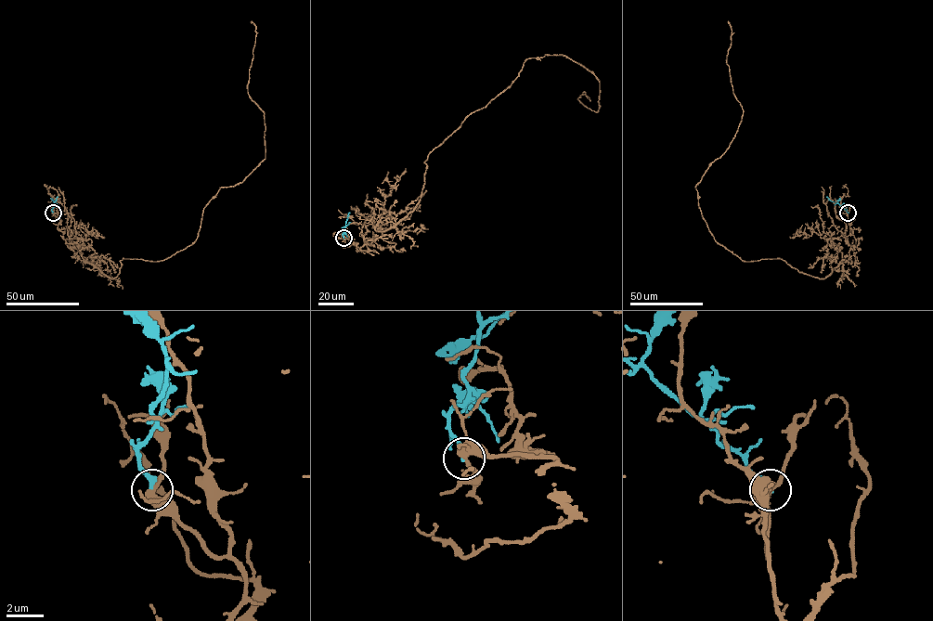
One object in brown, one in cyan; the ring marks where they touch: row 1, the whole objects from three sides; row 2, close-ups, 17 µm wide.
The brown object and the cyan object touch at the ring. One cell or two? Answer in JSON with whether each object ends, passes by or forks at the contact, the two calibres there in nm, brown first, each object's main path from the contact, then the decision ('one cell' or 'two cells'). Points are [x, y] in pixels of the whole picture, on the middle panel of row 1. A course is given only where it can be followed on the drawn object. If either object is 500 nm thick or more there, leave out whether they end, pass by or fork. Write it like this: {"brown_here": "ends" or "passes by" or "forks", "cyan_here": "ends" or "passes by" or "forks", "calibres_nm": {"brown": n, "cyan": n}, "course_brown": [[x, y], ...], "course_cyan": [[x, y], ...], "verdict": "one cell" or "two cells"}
{"brown_here": "passes by", "cyan_here": "ends", "calibres_nm": {"brown": 380, "cyan": 220}, "course_brown": [[343, 238], [361, 247], [413, 210], [428, 155], [527, 58], [580, 64], [600, 83], [598, 111], [581, 94]], "course_cyan": [[343, 238], [349, 213]], "verdict": "two cells"}

